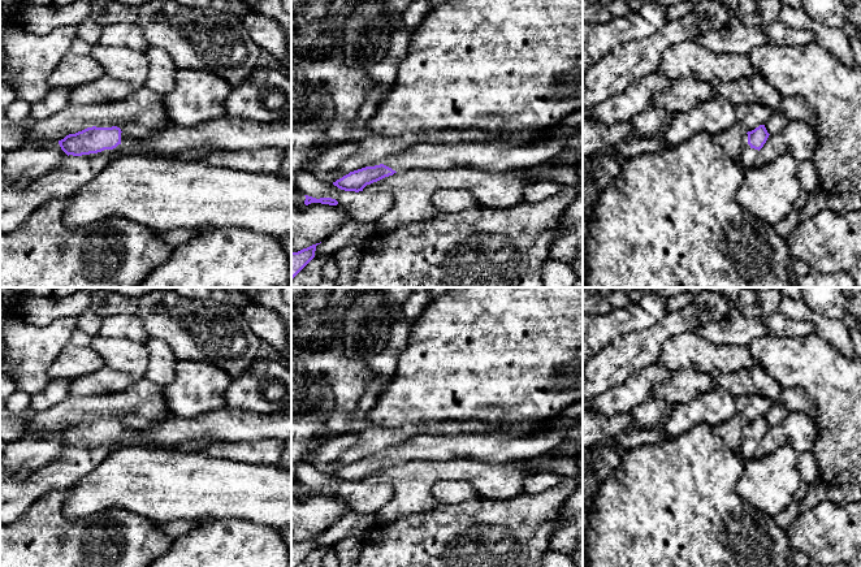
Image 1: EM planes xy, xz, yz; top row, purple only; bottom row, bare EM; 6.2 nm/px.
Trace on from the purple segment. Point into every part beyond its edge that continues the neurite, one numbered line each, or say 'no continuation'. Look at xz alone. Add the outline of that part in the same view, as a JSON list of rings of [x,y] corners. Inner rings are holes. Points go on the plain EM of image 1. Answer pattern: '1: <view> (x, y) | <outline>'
1: xz (492, 448) | [[[583,401],[570,406],[531,434],[486,433],[473,436],[412,437],[382,455],[395,463],[473,460],[479,463],[507,463],[532,459],[557,447],[567,429],[583,421]]]

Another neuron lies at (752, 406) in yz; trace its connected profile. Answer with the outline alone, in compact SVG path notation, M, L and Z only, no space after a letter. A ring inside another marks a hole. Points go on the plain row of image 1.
M747 394L736 398L737 414L748 423L765 416L774 402L758 394Z

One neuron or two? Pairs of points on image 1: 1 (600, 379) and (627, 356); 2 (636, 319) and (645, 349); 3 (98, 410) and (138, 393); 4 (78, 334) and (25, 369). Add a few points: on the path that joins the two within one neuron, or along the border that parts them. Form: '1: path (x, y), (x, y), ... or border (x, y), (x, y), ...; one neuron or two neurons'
1: path (606, 372), (621, 358); one neuron
2: border (656, 321), (645, 328), (624, 332), (611, 341); two neurons
3: path (108, 406), (128, 402); one neuron
4: border (77, 328), (69, 341); two neurons

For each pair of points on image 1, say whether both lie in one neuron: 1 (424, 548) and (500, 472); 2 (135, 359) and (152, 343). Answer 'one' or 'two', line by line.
1: two
2: two

